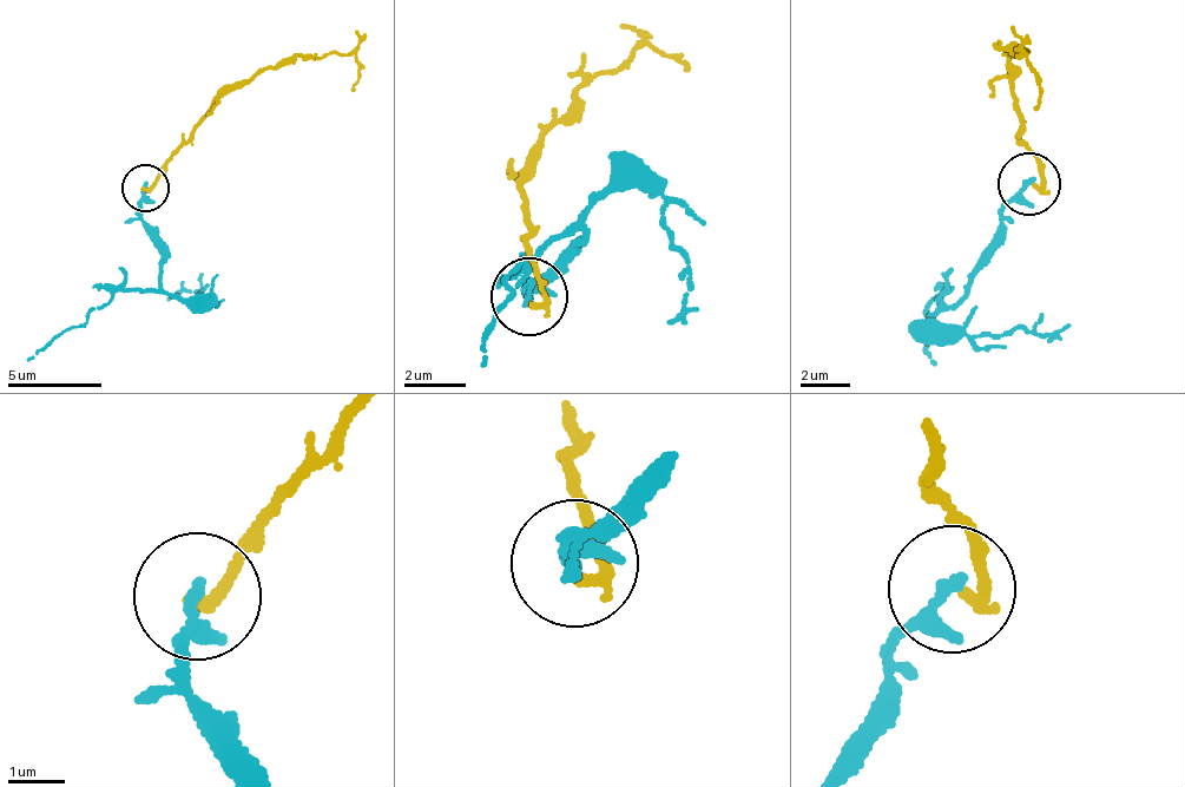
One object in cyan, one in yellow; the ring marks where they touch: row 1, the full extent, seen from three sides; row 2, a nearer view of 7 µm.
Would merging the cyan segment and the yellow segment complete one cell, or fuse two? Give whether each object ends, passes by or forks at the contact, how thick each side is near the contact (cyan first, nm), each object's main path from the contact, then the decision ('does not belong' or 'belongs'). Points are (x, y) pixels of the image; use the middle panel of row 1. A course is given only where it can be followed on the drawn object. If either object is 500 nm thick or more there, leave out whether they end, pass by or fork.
cyan passes by; yellow ends; calibres 200 and 220 nm; course cyan (528, 295), (526, 280), (583, 248), (581, 230), (610, 192), (629, 183), (691, 261), (689, 300), (671, 321); course yellow (528, 302), (544, 299), (519, 197), (551, 126), (570, 124), (583, 87), (647, 41), (688, 73); does not belong

